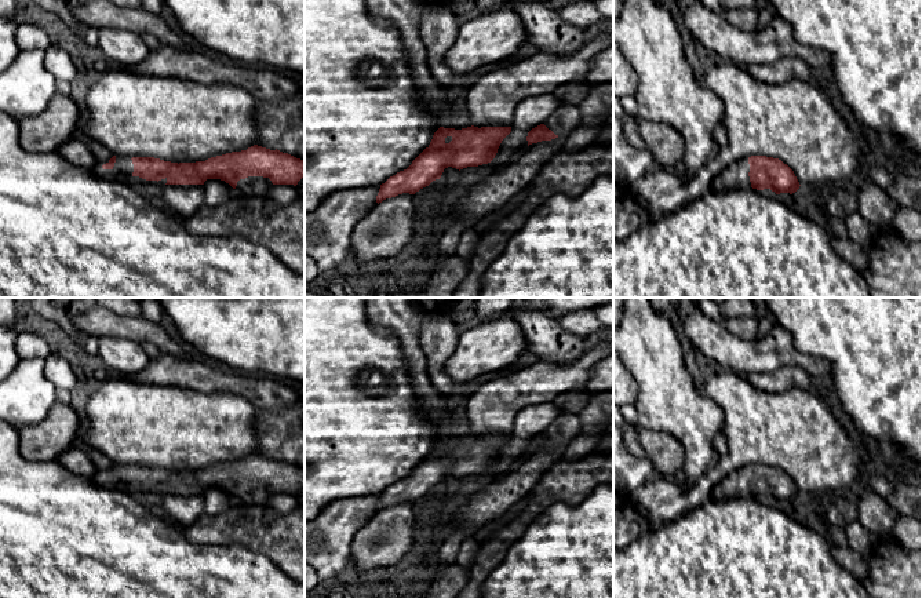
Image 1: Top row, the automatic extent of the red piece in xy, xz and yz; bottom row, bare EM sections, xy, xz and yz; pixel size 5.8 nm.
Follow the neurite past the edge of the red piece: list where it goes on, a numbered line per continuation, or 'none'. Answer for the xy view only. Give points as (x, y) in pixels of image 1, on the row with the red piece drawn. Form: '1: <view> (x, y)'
1: xy (123, 168)
2: xy (252, 186)

